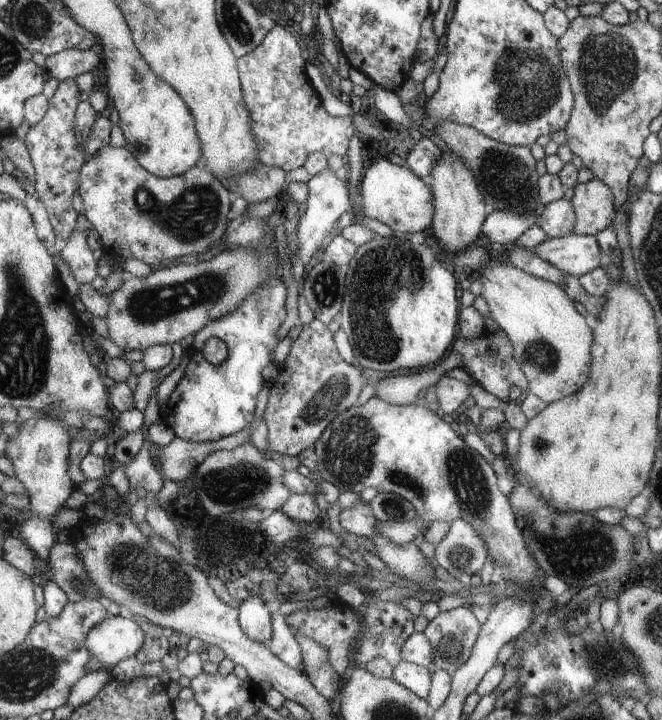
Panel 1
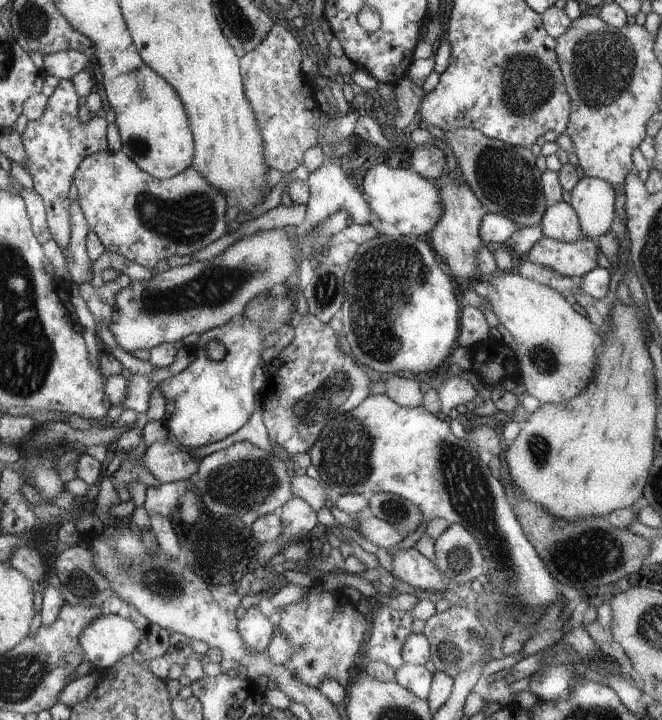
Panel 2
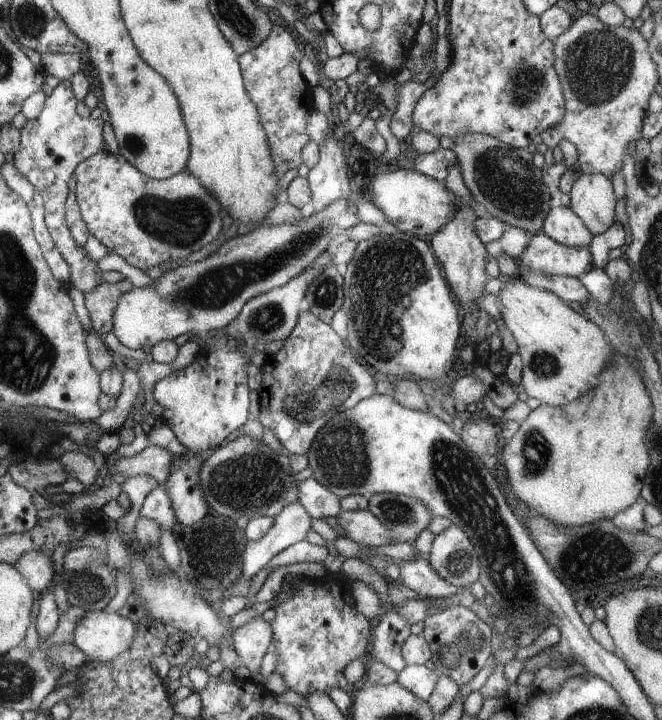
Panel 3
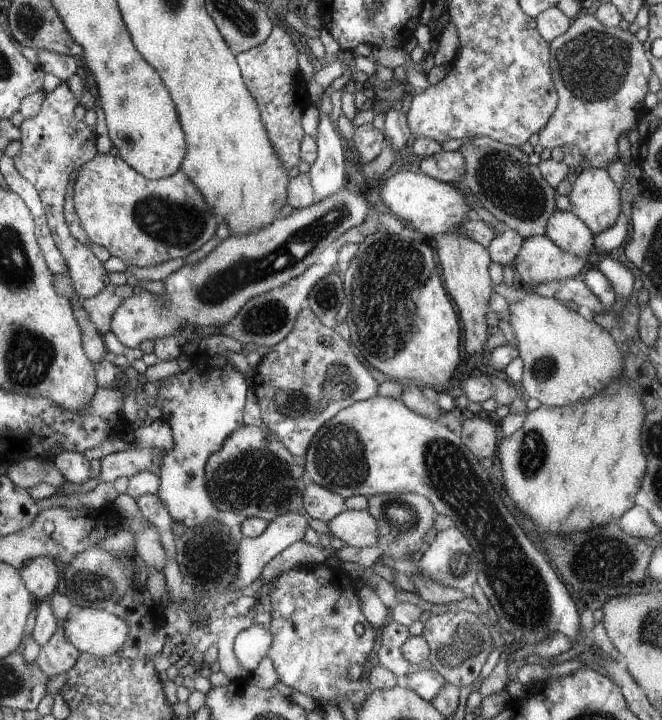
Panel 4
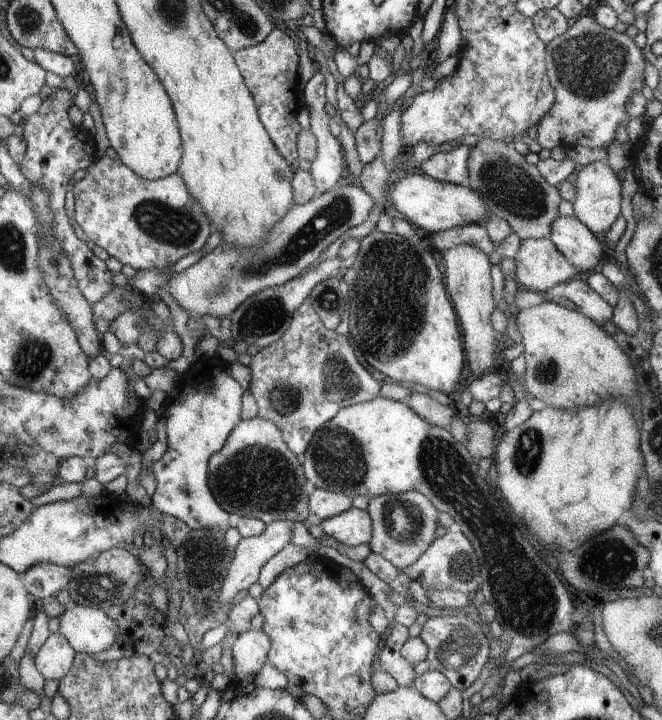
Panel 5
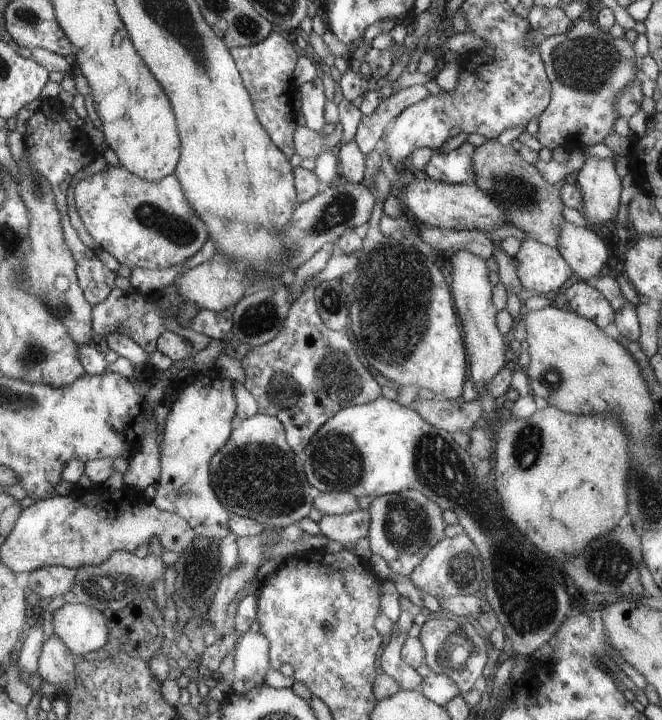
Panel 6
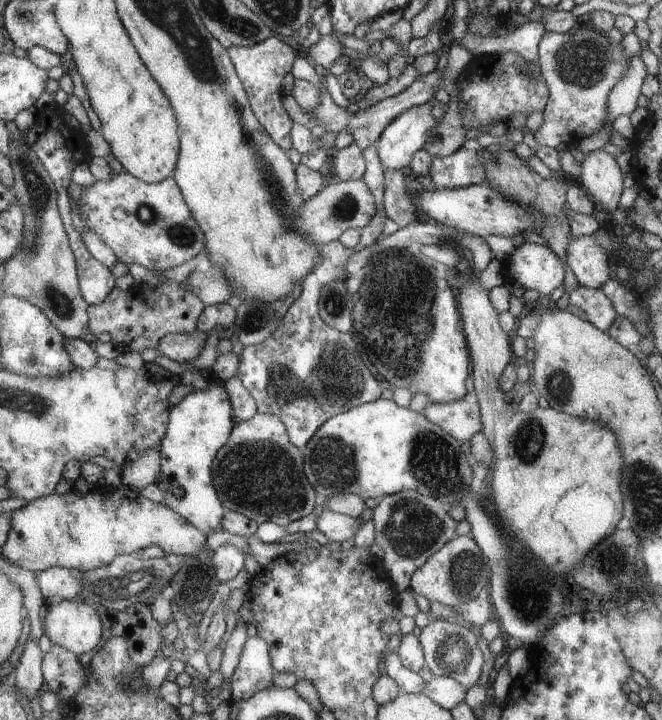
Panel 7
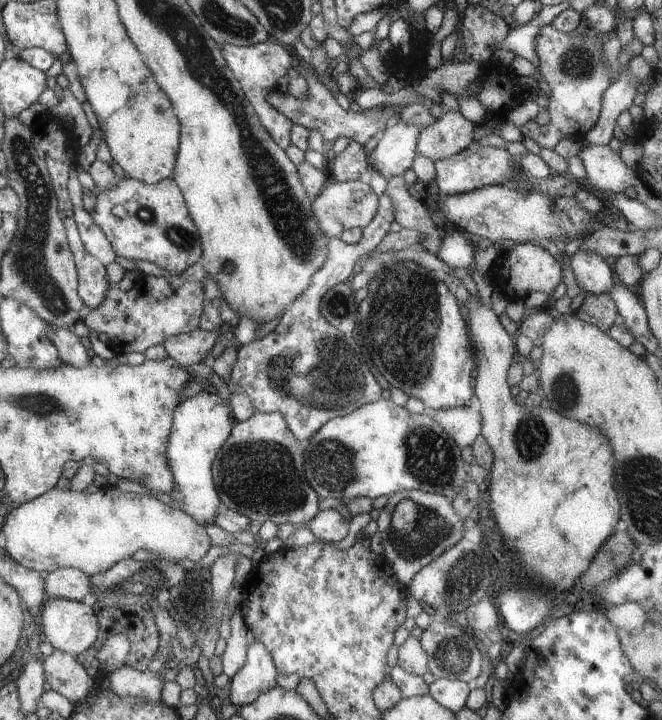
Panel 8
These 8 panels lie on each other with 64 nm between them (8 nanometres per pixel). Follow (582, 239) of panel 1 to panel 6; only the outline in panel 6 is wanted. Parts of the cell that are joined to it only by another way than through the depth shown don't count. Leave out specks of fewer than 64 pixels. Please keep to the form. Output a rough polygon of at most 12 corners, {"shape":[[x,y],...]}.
{"shape":[[521,240],[513,257],[528,290],[558,292],[574,272],[556,247]]}

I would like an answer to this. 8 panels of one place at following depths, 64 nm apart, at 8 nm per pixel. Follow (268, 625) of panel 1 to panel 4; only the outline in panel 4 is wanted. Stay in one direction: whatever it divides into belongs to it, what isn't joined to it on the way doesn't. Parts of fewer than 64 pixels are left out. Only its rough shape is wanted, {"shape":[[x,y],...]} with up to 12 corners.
{"shape":[[255,623],[238,633],[234,654],[252,675],[268,656],[270,631]]}

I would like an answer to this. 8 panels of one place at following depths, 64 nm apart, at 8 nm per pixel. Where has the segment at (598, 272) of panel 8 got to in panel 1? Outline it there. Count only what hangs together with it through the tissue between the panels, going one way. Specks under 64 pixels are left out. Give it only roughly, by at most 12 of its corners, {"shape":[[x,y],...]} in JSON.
{"shape":[[566,198],[543,205],[536,222],[549,238],[572,235],[575,207]]}

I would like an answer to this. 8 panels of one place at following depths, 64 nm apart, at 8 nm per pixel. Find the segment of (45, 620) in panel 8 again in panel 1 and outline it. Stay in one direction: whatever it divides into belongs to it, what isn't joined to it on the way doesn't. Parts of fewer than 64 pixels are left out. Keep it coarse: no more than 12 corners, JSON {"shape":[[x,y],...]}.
{"shape":[[122,613],[96,624],[84,642],[102,670],[144,644],[137,619]]}

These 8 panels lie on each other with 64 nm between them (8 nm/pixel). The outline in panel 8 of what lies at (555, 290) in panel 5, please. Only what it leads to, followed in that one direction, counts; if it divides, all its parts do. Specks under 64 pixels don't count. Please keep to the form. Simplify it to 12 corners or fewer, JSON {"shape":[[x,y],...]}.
{"shape":[[581,290],[571,314],[605,332],[620,322],[609,294]]}

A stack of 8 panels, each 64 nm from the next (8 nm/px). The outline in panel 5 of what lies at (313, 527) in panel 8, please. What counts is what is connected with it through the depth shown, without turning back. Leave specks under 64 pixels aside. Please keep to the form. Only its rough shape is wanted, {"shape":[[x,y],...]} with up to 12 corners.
{"shape":[[367,509],[322,520],[326,536],[346,546],[368,544],[372,519]]}

